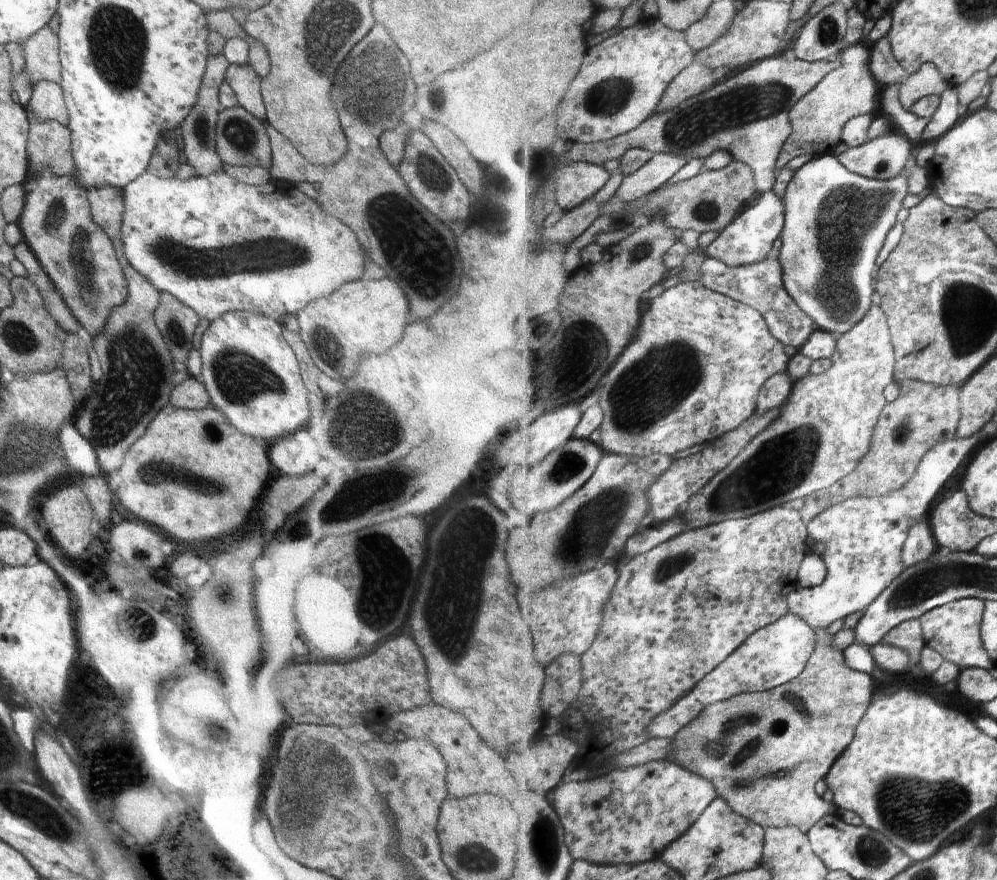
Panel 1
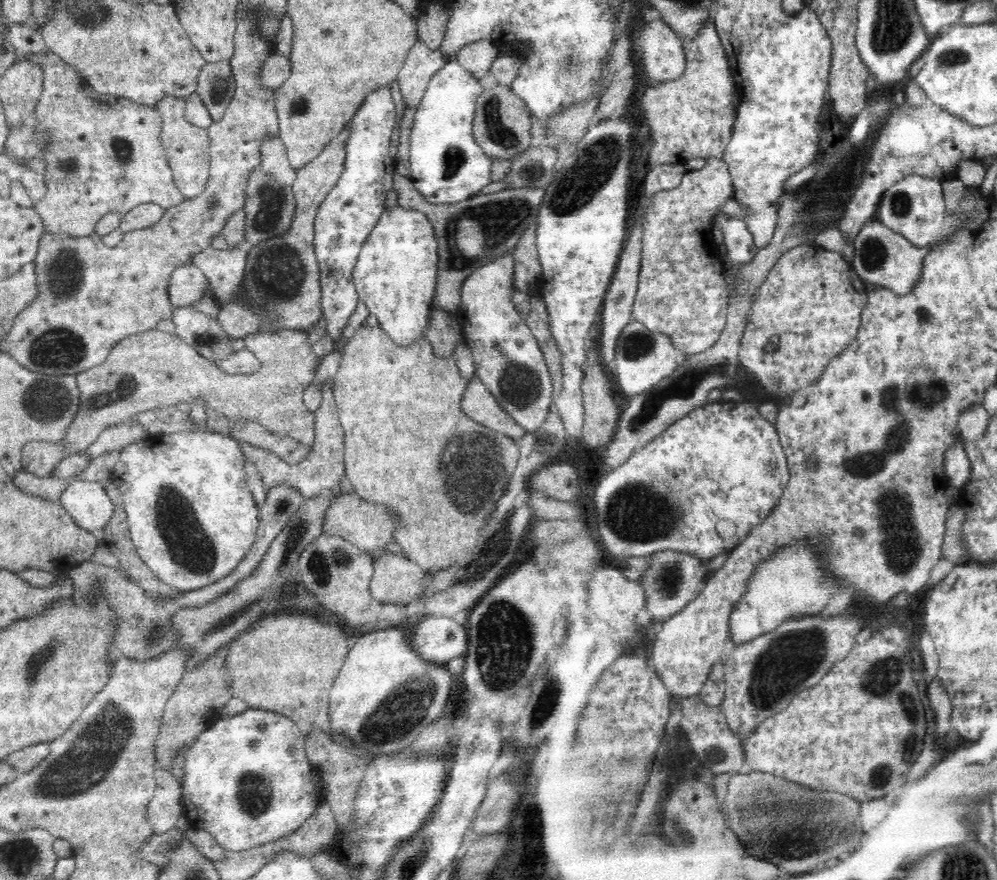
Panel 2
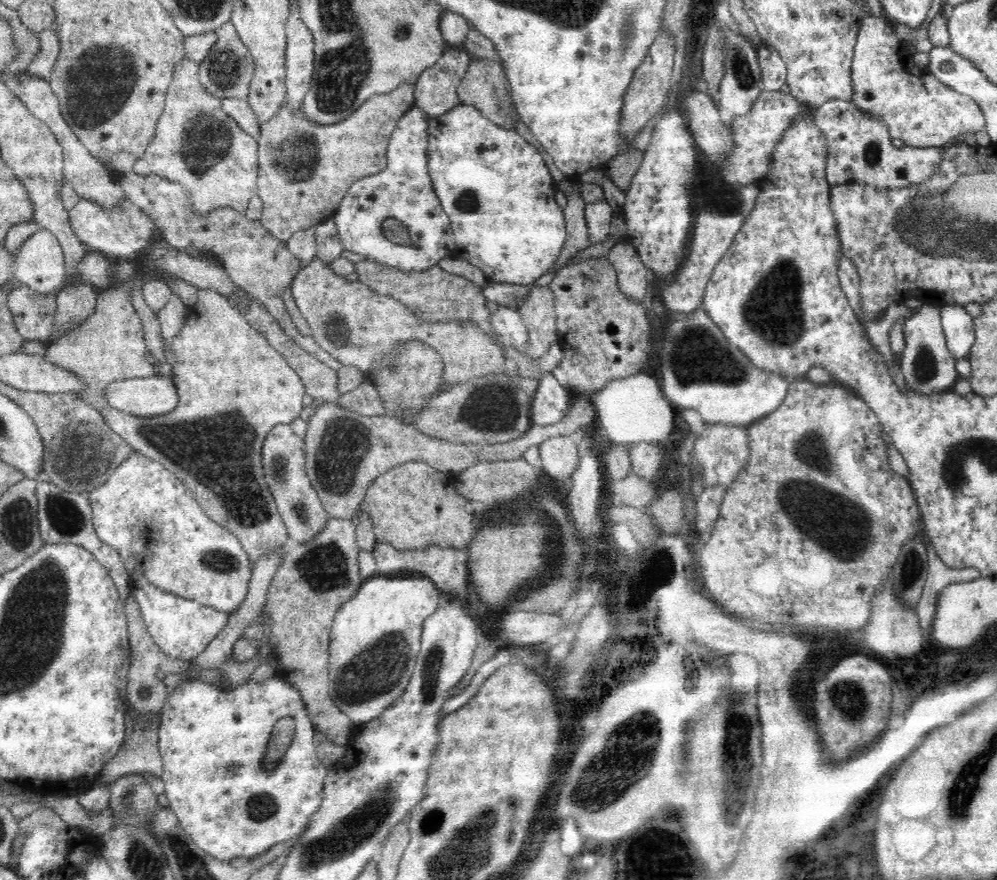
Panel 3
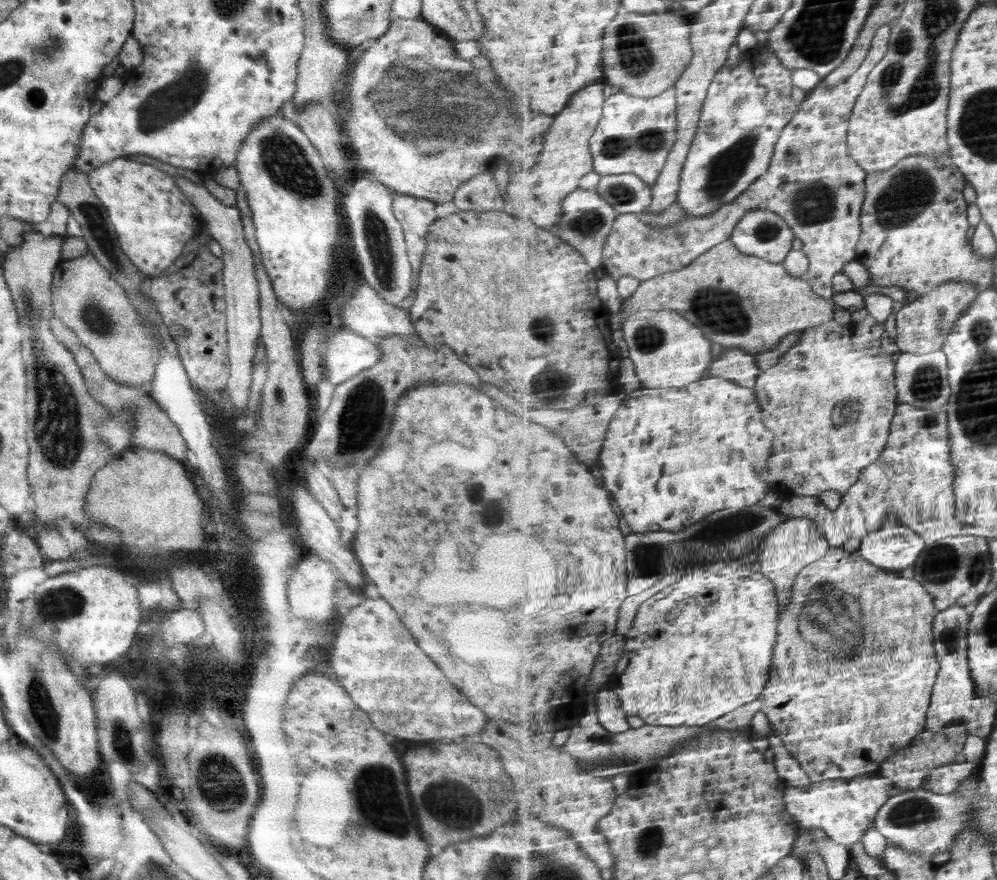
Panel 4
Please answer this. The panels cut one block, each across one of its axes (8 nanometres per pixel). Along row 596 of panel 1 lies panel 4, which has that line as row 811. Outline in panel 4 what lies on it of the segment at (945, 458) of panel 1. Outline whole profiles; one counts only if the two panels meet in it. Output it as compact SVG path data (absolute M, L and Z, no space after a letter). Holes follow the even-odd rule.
M882 775L858 776L856 779L829 780L812 783L809 787L790 785L785 792L789 811L796 816L803 829L822 828L836 842L848 845L851 850L864 842L865 834L876 826L877 816L892 799L895 782Z

